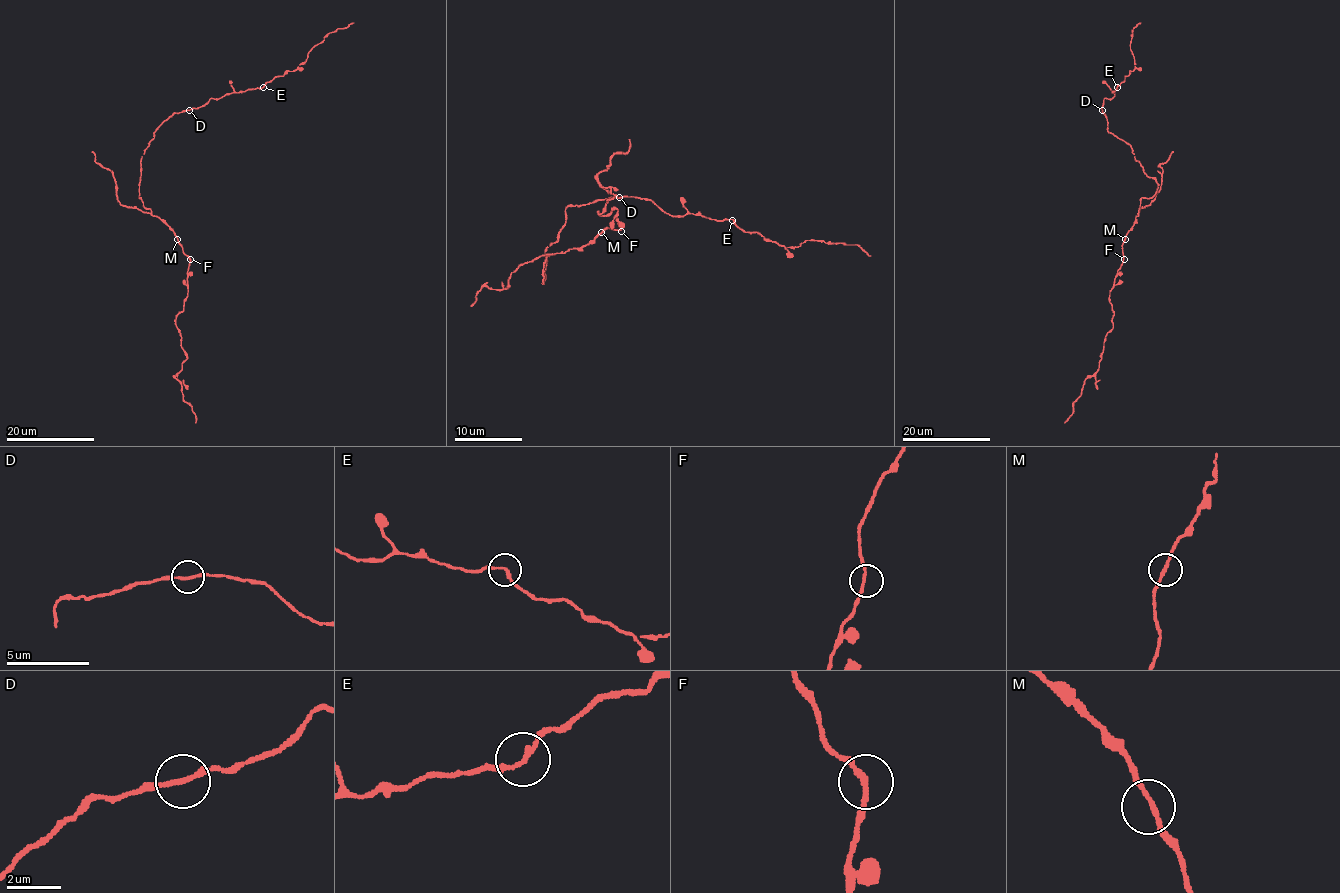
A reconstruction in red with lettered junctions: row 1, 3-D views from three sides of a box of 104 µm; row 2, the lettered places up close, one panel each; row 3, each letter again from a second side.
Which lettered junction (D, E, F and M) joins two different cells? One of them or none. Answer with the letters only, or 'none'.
none

